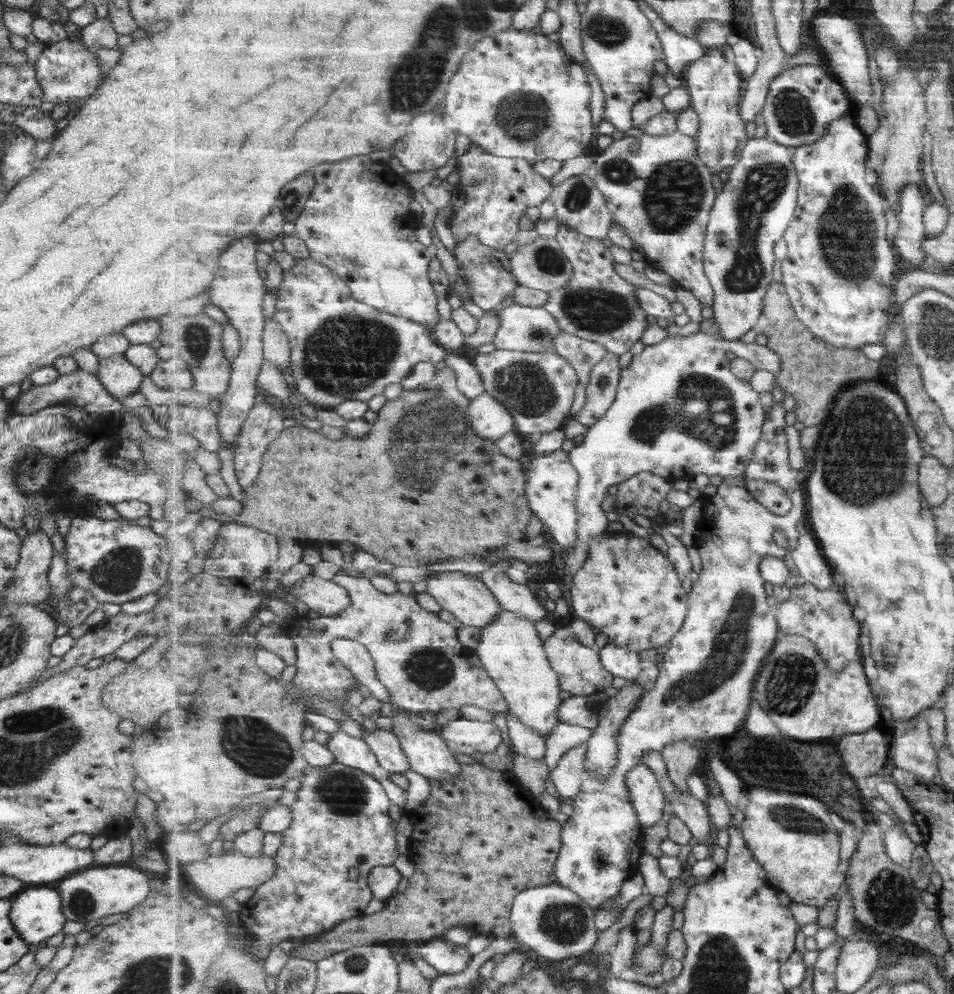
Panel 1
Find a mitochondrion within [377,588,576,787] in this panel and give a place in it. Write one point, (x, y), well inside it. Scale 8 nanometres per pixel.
(431, 669)

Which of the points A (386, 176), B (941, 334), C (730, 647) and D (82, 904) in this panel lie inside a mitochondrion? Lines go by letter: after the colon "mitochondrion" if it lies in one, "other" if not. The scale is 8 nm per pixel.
A: other
B: mitochondrion
C: mitochondrion
D: mitochondrion

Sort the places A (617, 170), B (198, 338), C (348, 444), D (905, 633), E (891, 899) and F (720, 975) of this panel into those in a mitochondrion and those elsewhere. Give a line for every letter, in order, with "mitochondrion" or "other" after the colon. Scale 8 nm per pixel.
A: mitochondrion
B: mitochondrion
C: other
D: other
E: mitochondrion
F: mitochondrion

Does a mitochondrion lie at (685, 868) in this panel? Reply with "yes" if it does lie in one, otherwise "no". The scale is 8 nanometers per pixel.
no

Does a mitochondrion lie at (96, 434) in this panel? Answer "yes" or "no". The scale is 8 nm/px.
no

